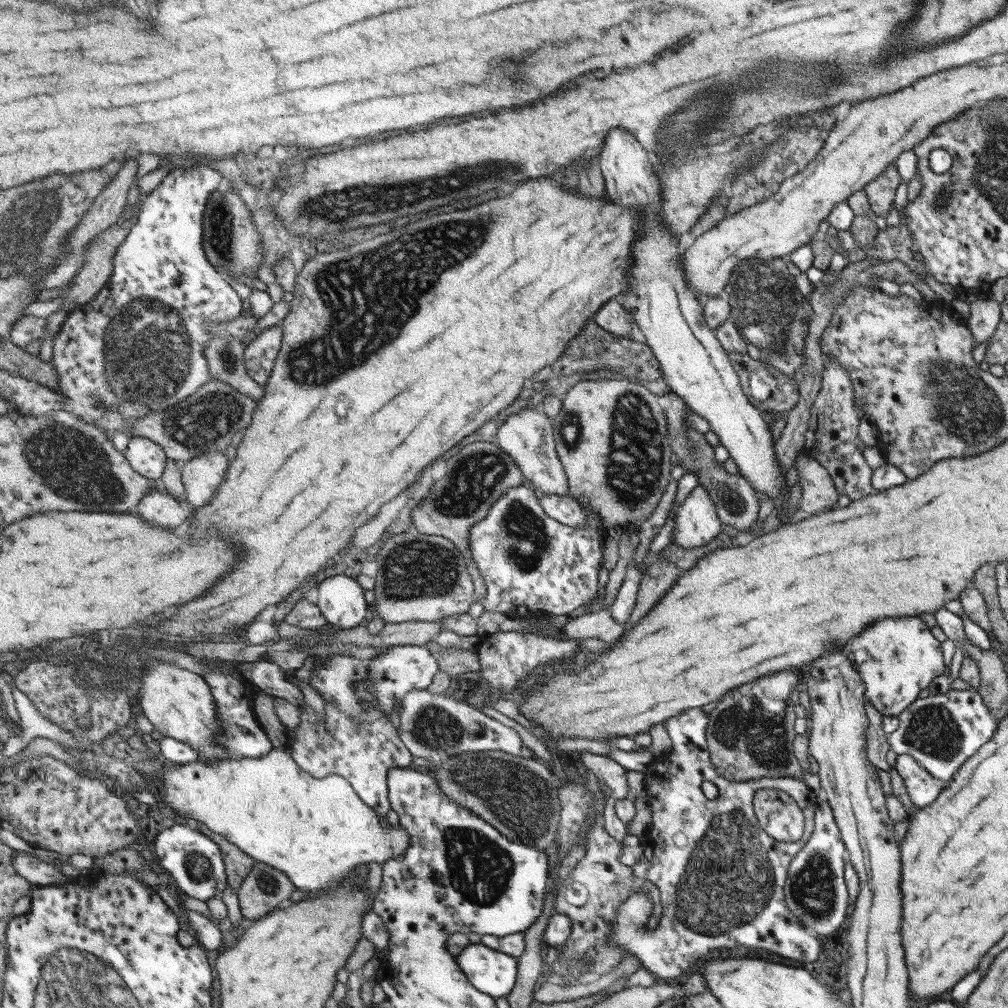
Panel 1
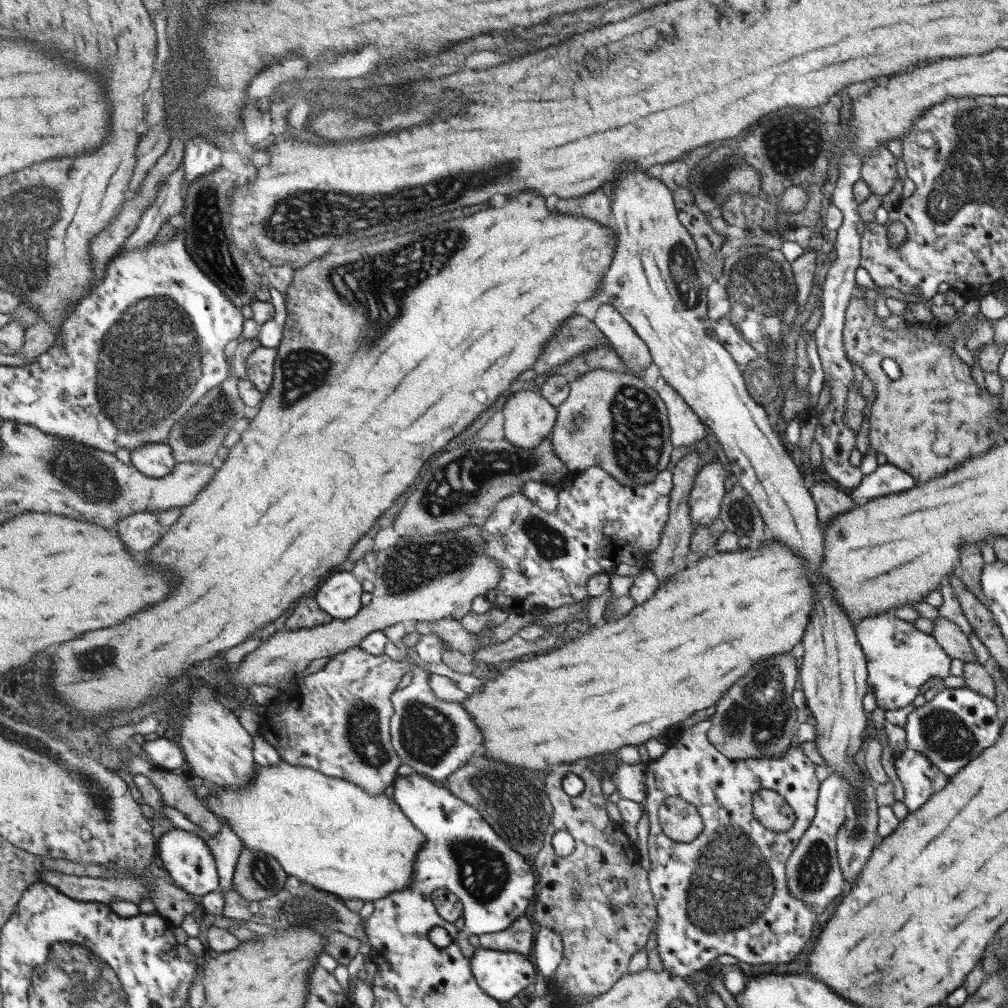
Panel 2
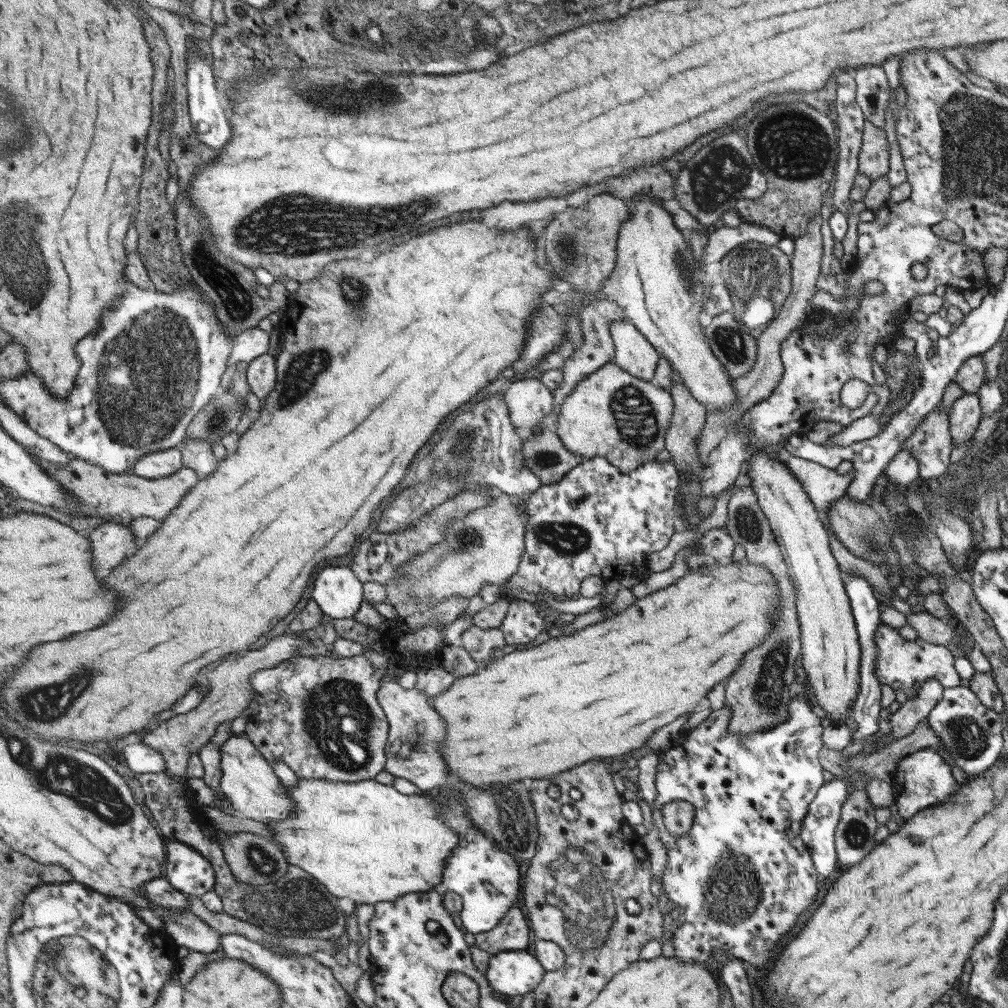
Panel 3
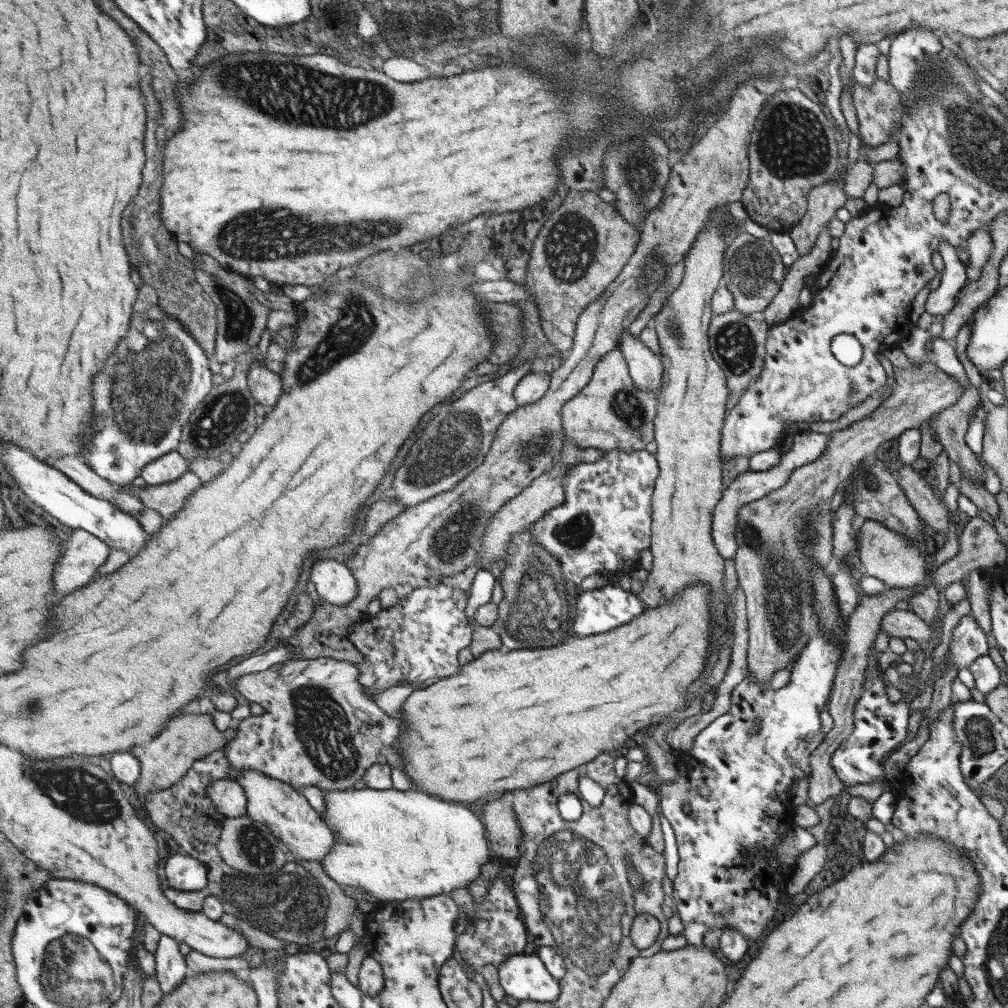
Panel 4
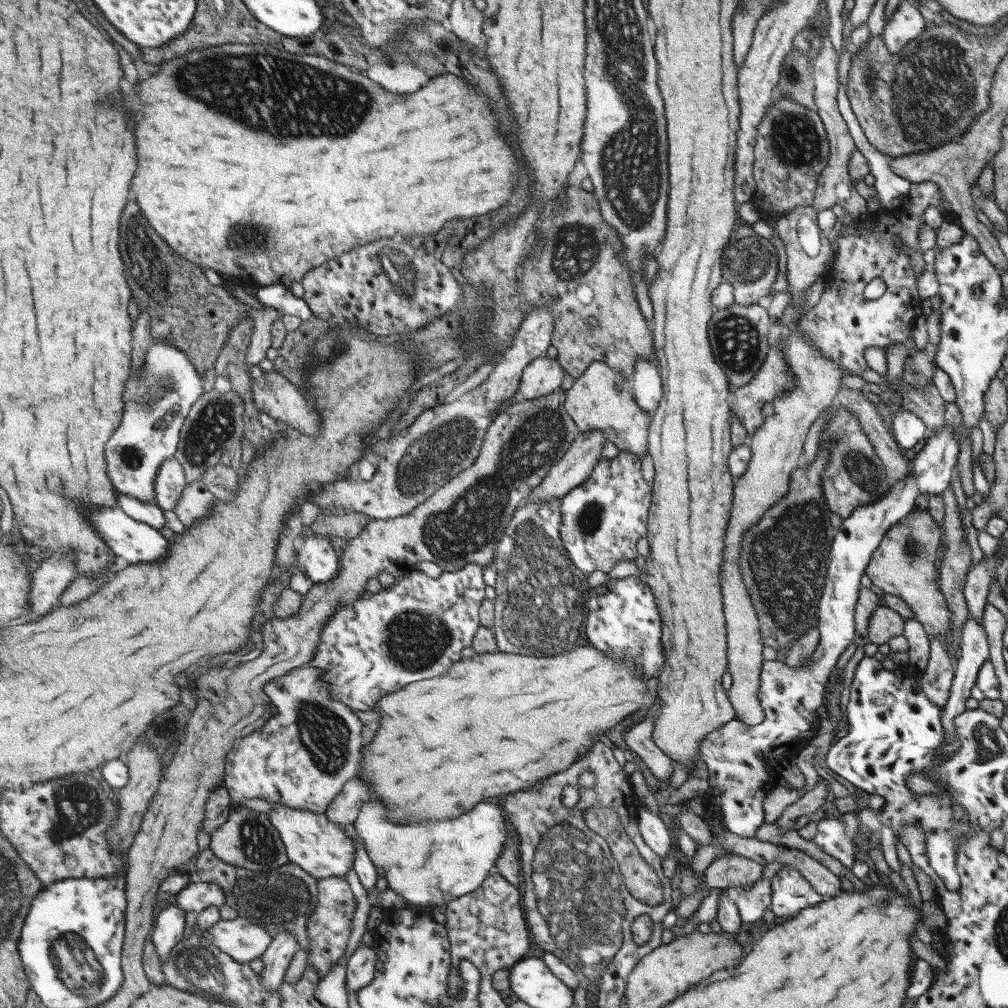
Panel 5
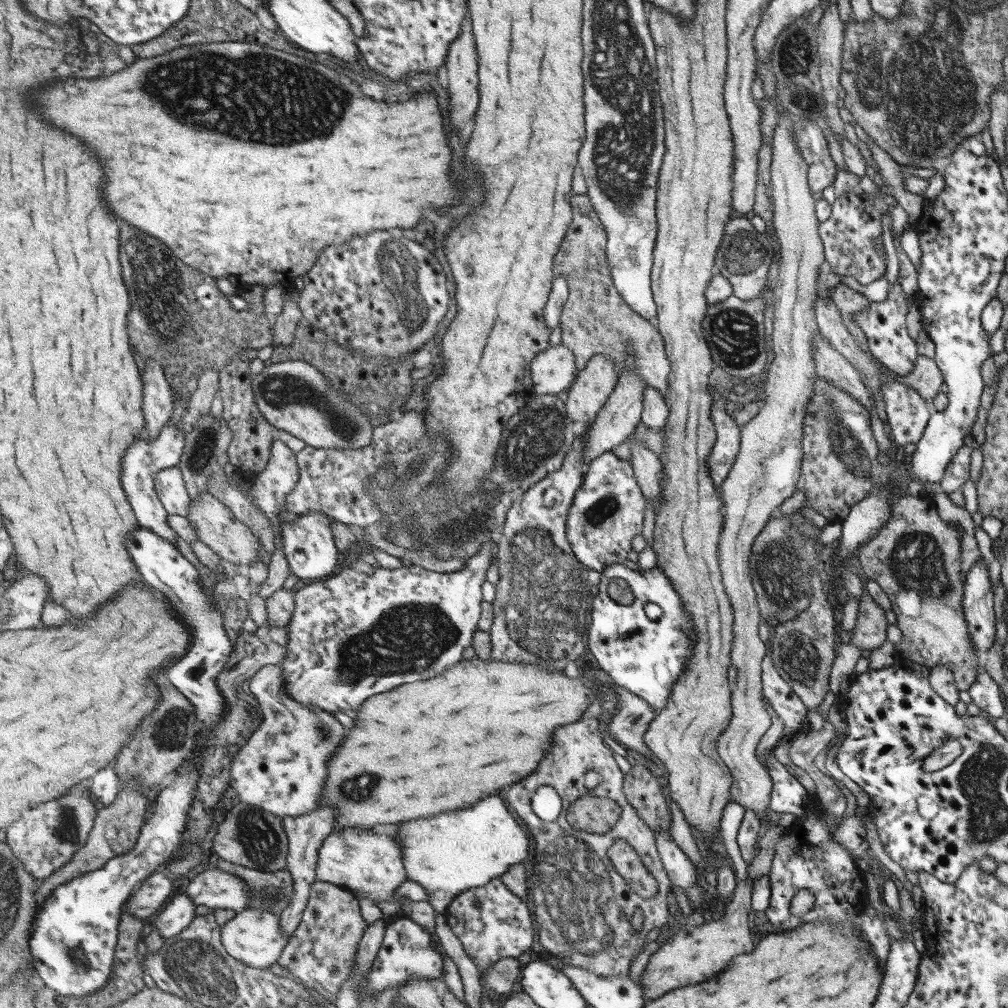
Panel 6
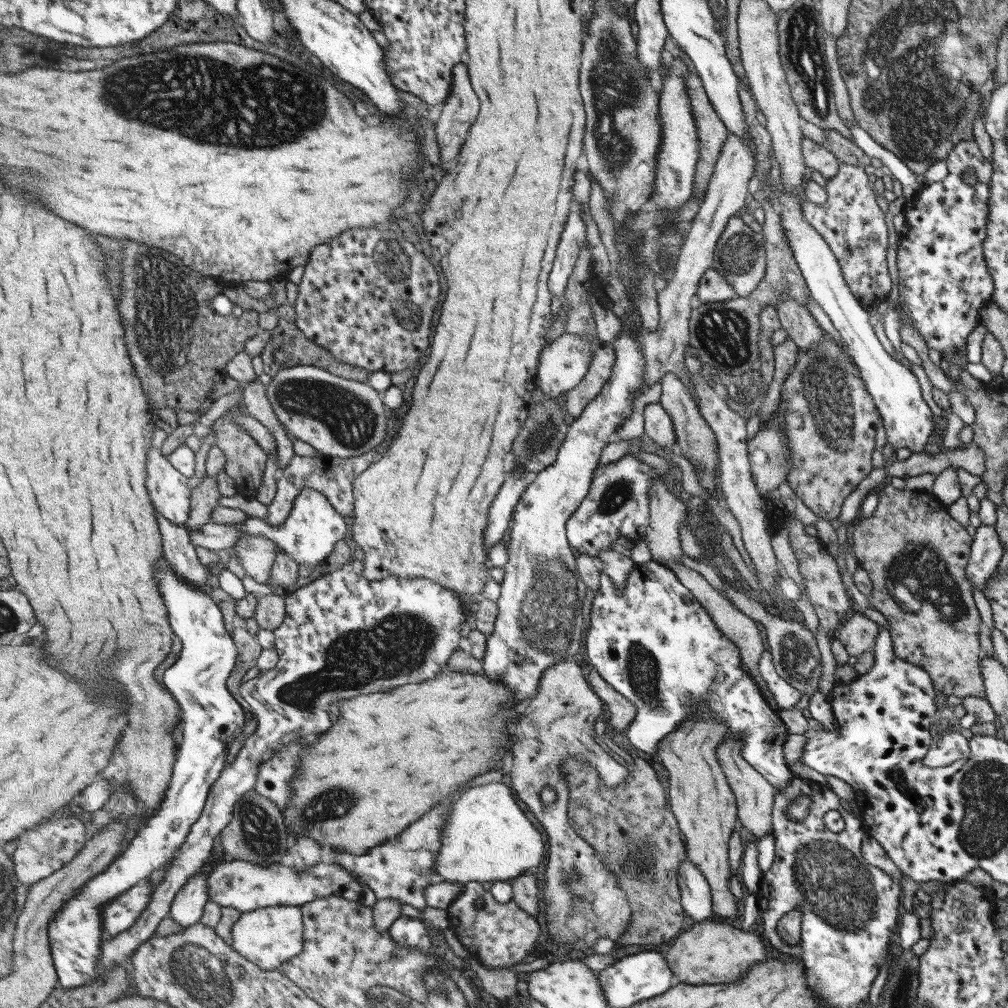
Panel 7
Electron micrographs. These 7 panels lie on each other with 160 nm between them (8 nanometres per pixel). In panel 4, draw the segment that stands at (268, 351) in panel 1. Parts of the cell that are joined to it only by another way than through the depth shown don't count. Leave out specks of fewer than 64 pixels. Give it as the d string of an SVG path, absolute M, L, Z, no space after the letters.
M255 361L248 374L248 385L259 404L273 407L283 394L282 375Z

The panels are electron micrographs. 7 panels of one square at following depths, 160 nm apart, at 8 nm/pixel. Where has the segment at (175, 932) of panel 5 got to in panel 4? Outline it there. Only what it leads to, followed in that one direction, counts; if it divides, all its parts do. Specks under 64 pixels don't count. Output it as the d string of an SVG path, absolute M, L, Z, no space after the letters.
M167 935L159 938L159 946L157 946L155 954L158 970L156 977L159 979L164 995L169 994L190 975L186 956L179 952L177 939Z

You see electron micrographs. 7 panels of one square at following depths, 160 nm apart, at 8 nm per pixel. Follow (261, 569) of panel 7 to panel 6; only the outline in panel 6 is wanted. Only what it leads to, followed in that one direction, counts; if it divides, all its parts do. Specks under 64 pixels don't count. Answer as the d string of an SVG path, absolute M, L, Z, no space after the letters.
M205 491L202 492L202 495L198 499L192 500L187 517L194 526L200 541L211 547L228 565L247 564L249 566L259 556L259 548L261 549L261 546L259 546L256 534L242 520L239 520L228 506L225 506L216 496L213 496L213 494Z

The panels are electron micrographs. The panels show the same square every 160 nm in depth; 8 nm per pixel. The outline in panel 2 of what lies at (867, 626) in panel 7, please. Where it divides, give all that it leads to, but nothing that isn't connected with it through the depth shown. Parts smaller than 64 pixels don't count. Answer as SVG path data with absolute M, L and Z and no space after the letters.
M942 617L933 619L931 623L933 625L932 638L947 656L963 663L976 662L966 635L959 627L955 627L949 620Z

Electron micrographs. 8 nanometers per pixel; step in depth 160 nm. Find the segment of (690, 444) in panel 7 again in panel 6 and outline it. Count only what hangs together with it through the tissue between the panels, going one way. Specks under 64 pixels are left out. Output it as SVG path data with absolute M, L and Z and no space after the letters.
M574 195L573 198L574 205L574 220L569 227L569 231L567 232L565 242L563 242L561 251L559 251L555 255L554 262L554 271L556 276L560 274L560 276L564 276L567 284L570 288L570 295L568 301L566 302L564 312L562 315L562 332L561 332L561 340L562 344L566 344L571 350L575 353L577 368L580 371L583 371L588 363L588 360L592 358L595 354L602 354L602 356L609 356L610 360L612 360L612 367L614 371L617 373L616 376L619 378L619 373L624 370L624 366L626 366L626 360L624 359L624 348L626 348L626 344L628 344L627 340L630 341L630 346L632 347L632 354L636 356L633 360L634 368L636 368L636 372L639 373L639 377L643 378L643 381L647 382L648 386L656 388L663 400L666 400L667 396L667 378L669 378L670 364L665 356L664 344L662 343L662 336L658 333L653 321L648 321L639 317L638 313L634 312L629 308L629 306L621 299L621 296L617 293L615 287L613 287L613 283L611 282L611 277L609 276L609 270L607 269L607 259L606 259L606 230L602 227L601 221L598 219L597 213L594 211L594 208L591 206L590 200L587 195Z

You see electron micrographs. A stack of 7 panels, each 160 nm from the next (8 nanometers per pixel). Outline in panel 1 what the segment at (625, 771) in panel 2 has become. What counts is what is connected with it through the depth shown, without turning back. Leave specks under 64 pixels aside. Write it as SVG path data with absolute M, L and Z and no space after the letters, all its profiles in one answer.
M586 751L574 758L582 767L591 770L593 774L604 782L610 789L610 797L613 799L626 798L627 785L625 785L625 771L622 766L613 762L609 757L595 755Z

